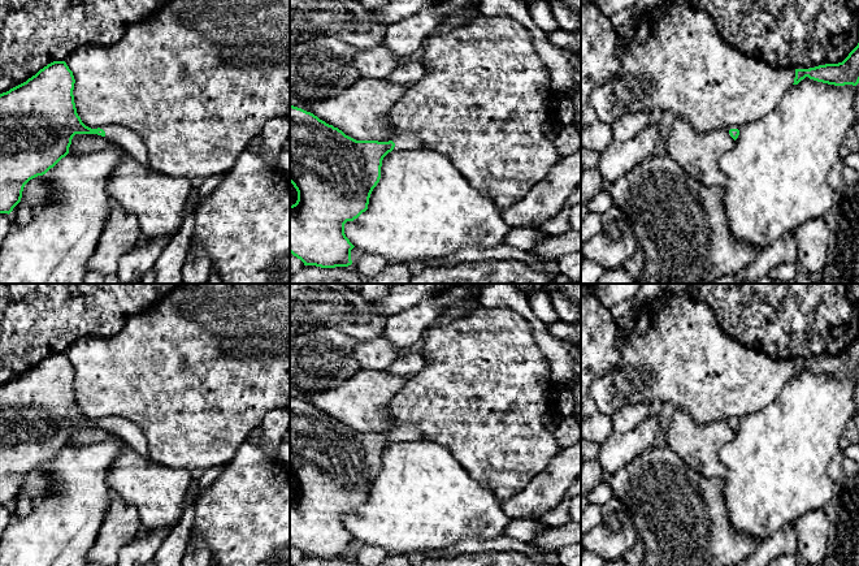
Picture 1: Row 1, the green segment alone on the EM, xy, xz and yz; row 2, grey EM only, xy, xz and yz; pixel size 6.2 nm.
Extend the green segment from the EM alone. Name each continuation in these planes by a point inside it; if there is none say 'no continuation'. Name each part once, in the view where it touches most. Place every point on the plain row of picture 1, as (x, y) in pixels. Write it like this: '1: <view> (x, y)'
1: xz (403, 433)

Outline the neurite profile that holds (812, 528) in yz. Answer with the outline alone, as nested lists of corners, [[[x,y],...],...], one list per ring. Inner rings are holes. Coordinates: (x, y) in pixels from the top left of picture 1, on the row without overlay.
[[[823,509],[810,510],[795,522],[797,556],[806,565],[821,565],[827,556],[832,524]]]

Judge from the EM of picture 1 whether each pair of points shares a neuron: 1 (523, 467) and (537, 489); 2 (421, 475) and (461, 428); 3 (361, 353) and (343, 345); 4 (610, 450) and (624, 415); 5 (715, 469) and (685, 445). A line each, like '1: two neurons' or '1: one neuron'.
1: two neurons
2: two neurons
3: two neurons
4: two neurons
5: one neuron

